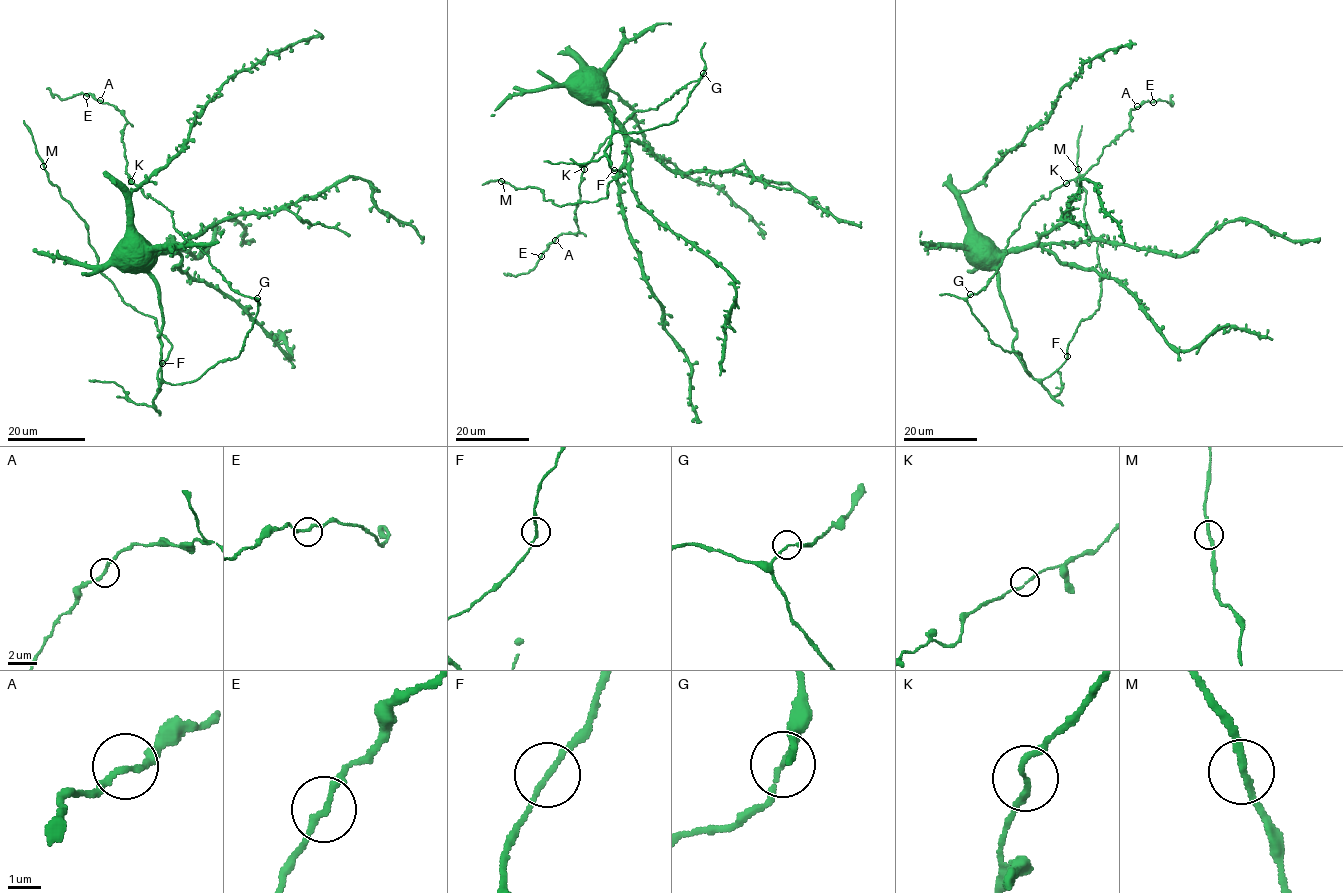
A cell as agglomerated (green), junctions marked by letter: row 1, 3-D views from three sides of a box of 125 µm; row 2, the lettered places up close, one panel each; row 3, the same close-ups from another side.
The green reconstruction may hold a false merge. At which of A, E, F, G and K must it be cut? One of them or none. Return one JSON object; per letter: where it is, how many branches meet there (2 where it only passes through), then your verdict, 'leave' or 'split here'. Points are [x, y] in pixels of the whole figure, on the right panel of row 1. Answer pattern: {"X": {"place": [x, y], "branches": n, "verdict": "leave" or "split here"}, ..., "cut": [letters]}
{"A": {"place": [1137, 106], "branches": 2, "verdict": "leave"}, "E": {"place": [1153, 102], "branches": 2, "verdict": "leave"}, "F": {"place": [1067, 356], "branches": 2, "verdict": "leave"}, "G": {"place": [970, 294], "branches": 2, "verdict": "leave"}, "K": {"place": [1066, 183], "branches": 2, "verdict": "leave"}, "cut": []}

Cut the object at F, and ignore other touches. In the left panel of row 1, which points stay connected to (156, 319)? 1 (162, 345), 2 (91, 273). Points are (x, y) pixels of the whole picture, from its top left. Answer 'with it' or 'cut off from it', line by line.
1: cut off from it
2: cut off from it

